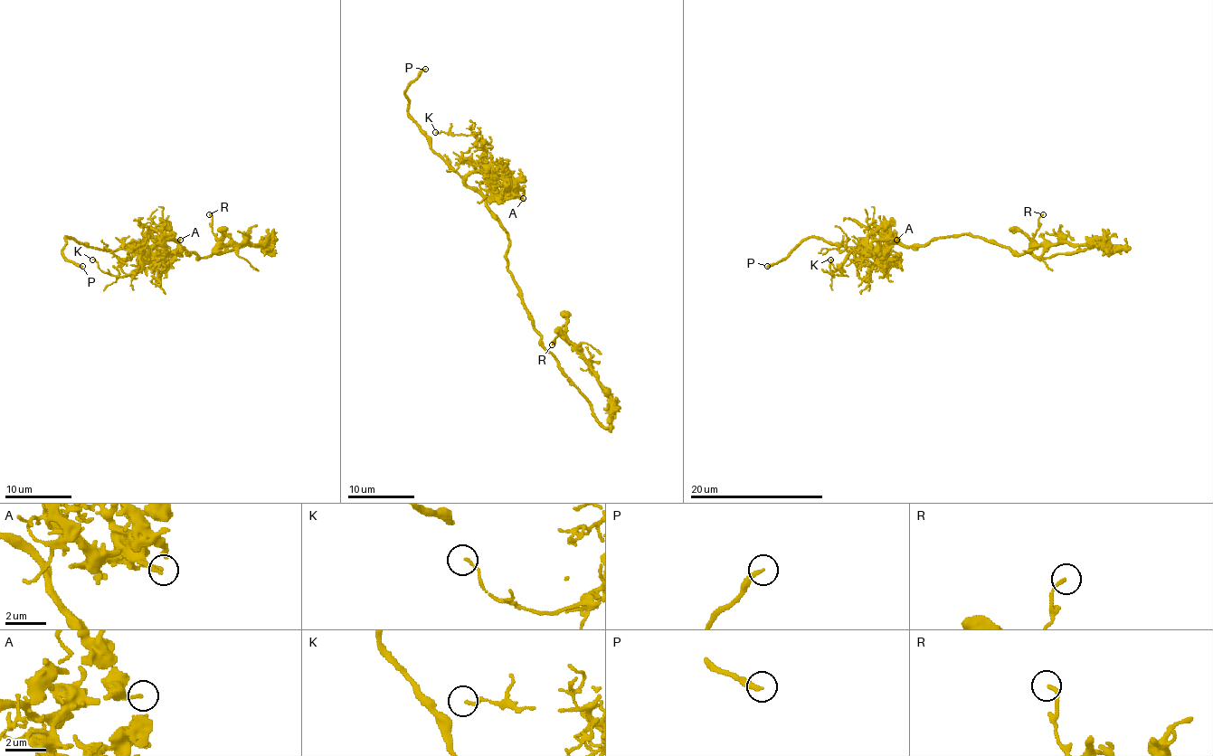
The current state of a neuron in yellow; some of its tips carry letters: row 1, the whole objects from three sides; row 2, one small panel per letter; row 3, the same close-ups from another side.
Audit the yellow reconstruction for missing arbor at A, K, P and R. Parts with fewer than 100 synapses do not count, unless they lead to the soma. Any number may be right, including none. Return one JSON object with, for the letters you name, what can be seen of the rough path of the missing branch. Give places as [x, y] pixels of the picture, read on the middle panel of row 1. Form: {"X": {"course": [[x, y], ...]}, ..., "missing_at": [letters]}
{"missing_at": ["P"]}

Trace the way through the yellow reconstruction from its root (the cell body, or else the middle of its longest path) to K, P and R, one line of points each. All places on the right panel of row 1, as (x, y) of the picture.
K: (1001, 246), (969, 234), (932, 238), (923, 244), (910, 246), (886, 242), (852, 252), (834, 276), (830, 259)
P: (1001, 246), (959, 234), (910, 246), (886, 242), (860, 250), (805, 238), (785, 258), (767, 266)
R: (1001, 246), (1041, 258), (1102, 244), (1124, 250), (1038, 244), (1033, 234), (1043, 214)

